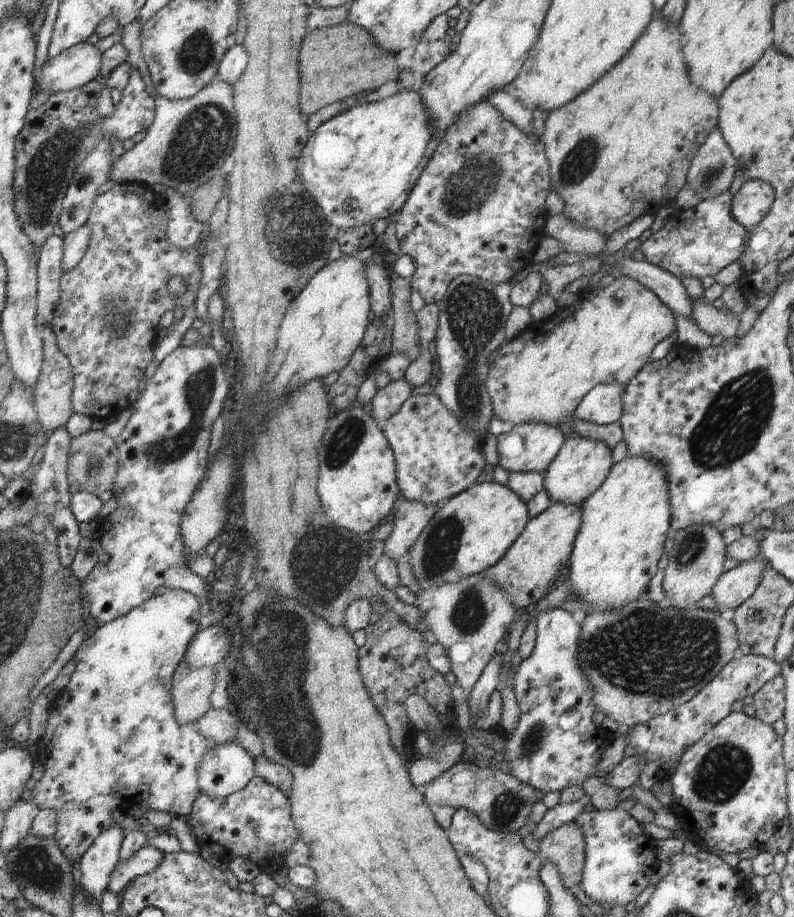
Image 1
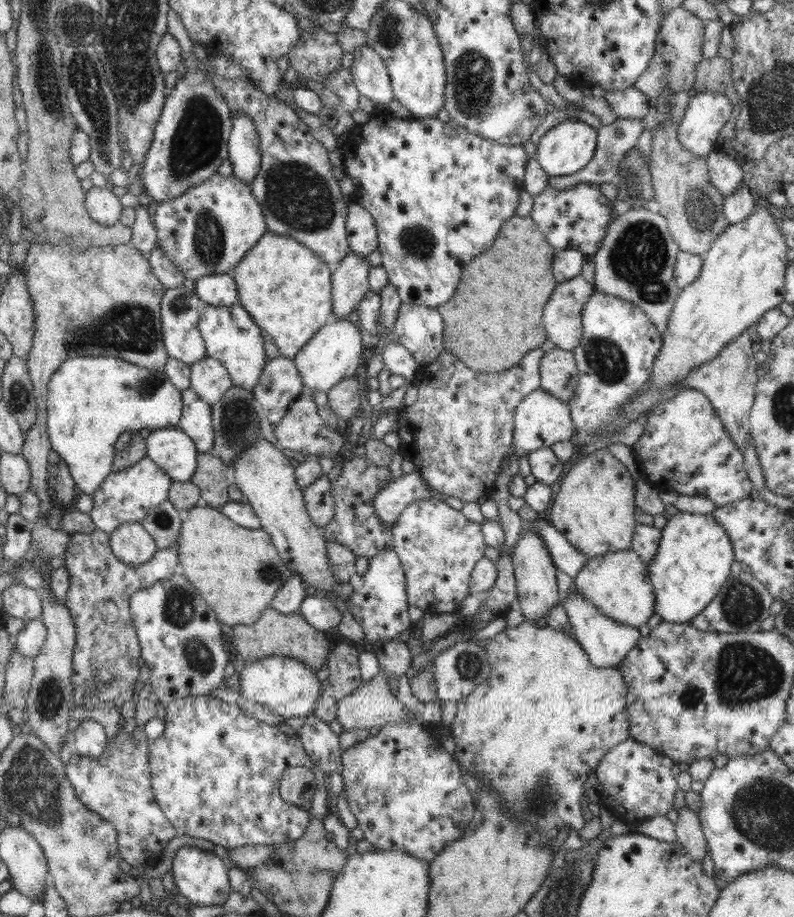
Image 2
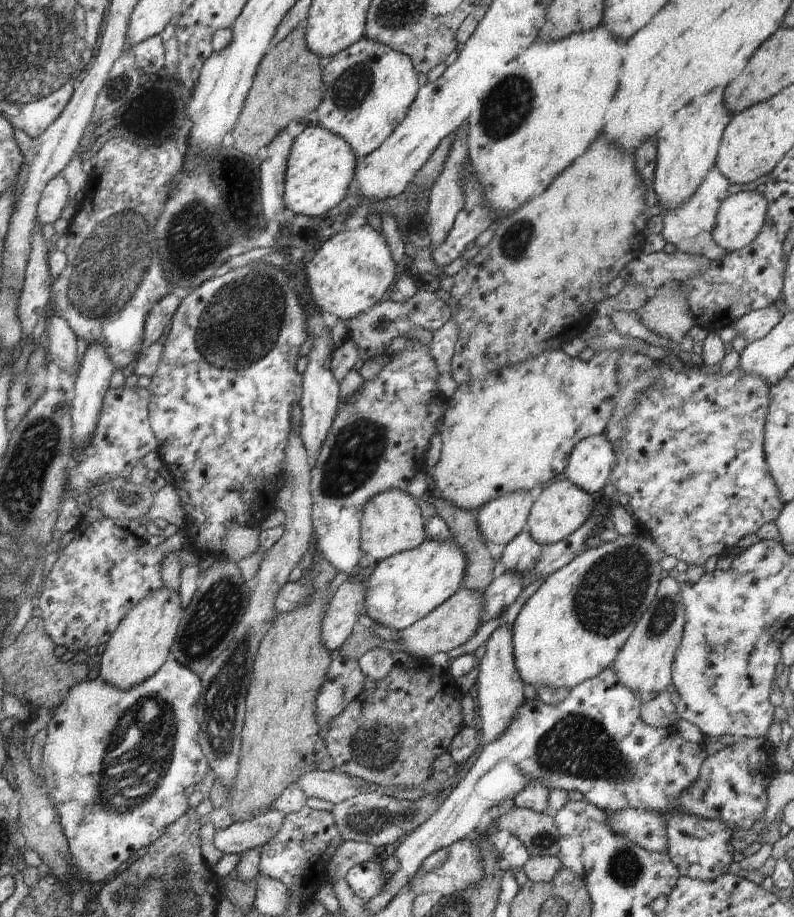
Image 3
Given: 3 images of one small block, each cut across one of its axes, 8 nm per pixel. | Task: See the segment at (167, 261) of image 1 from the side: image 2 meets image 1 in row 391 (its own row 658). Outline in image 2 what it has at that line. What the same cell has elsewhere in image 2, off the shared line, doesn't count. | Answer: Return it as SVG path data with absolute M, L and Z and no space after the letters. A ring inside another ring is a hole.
M95 528L89 533L74 532L70 536L70 544L64 552L64 559L64 567L70 573L70 588L68 588L65 604L70 609L70 615L74 619L74 628L78 631L74 646L72 677L70 678L73 701L76 707L82 706L84 710L90 710L90 708L96 708L96 706L108 702L120 711L120 706L124 702L132 701L142 667L140 643L136 636L136 629L132 625L130 596L137 590L152 586L158 580L164 580L172 574L183 574L183 568L178 558L178 546L158 549L148 562L142 563L138 567L132 567L116 558L110 548L110 534Z

